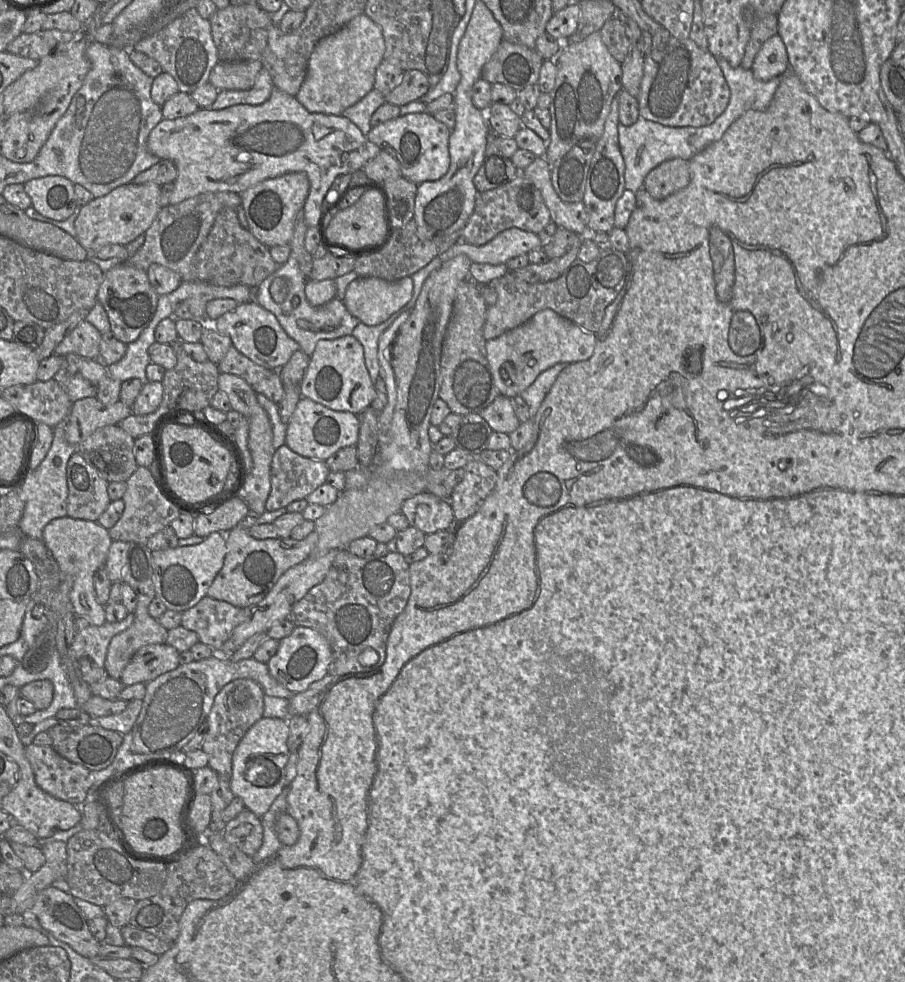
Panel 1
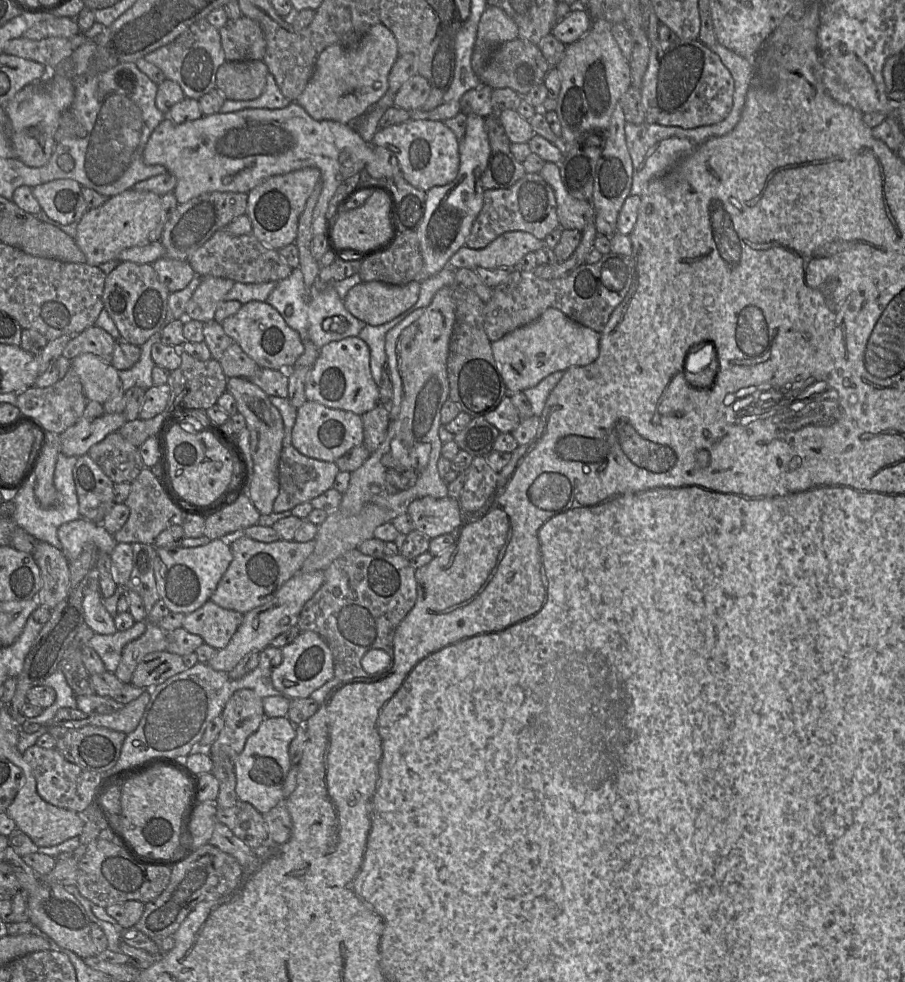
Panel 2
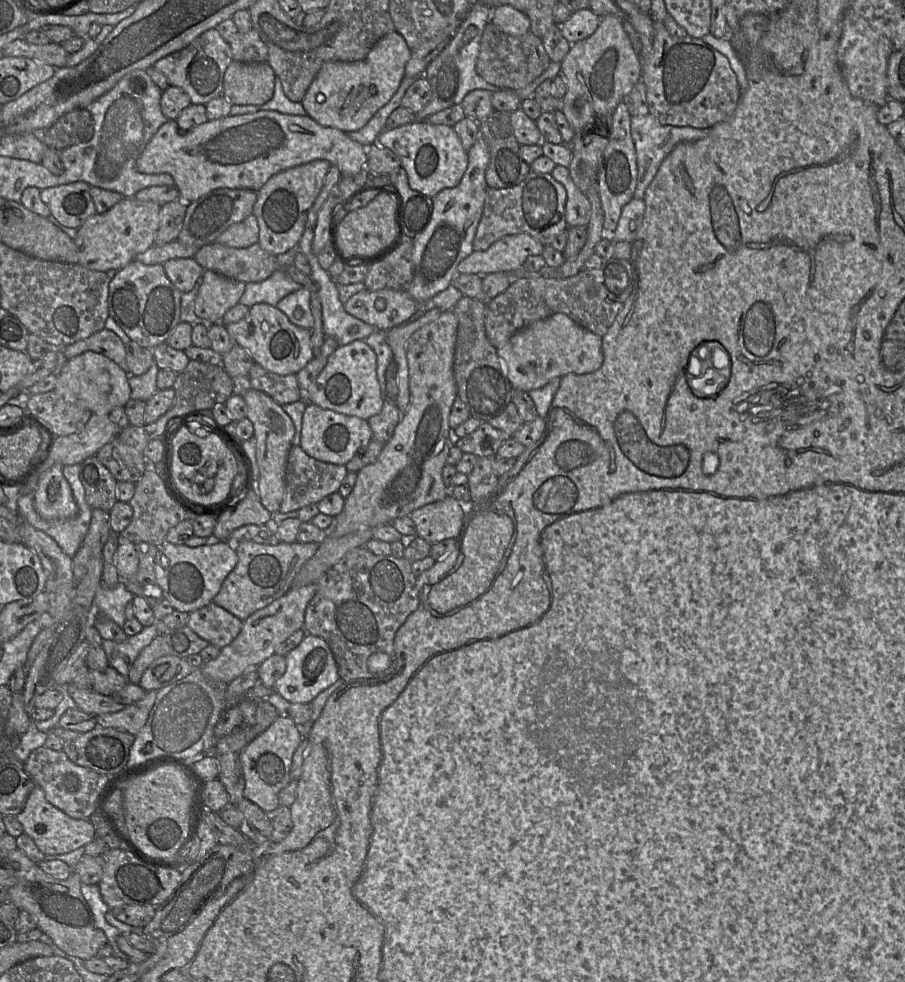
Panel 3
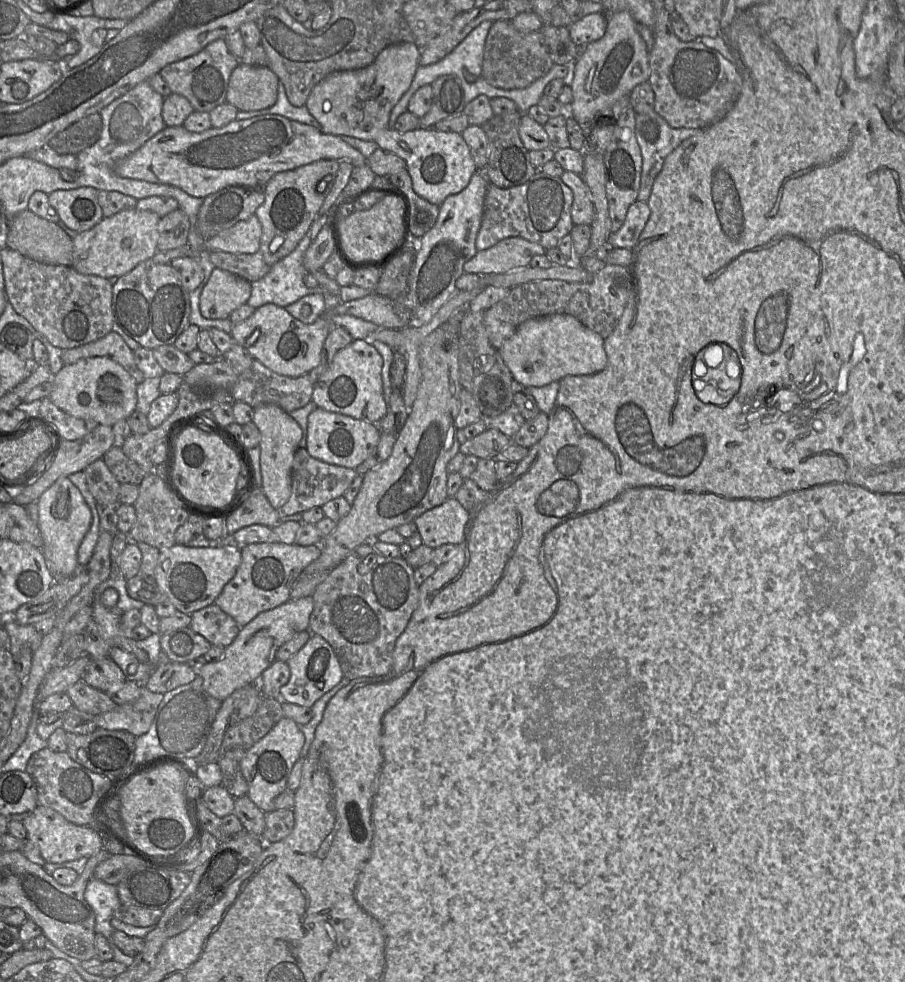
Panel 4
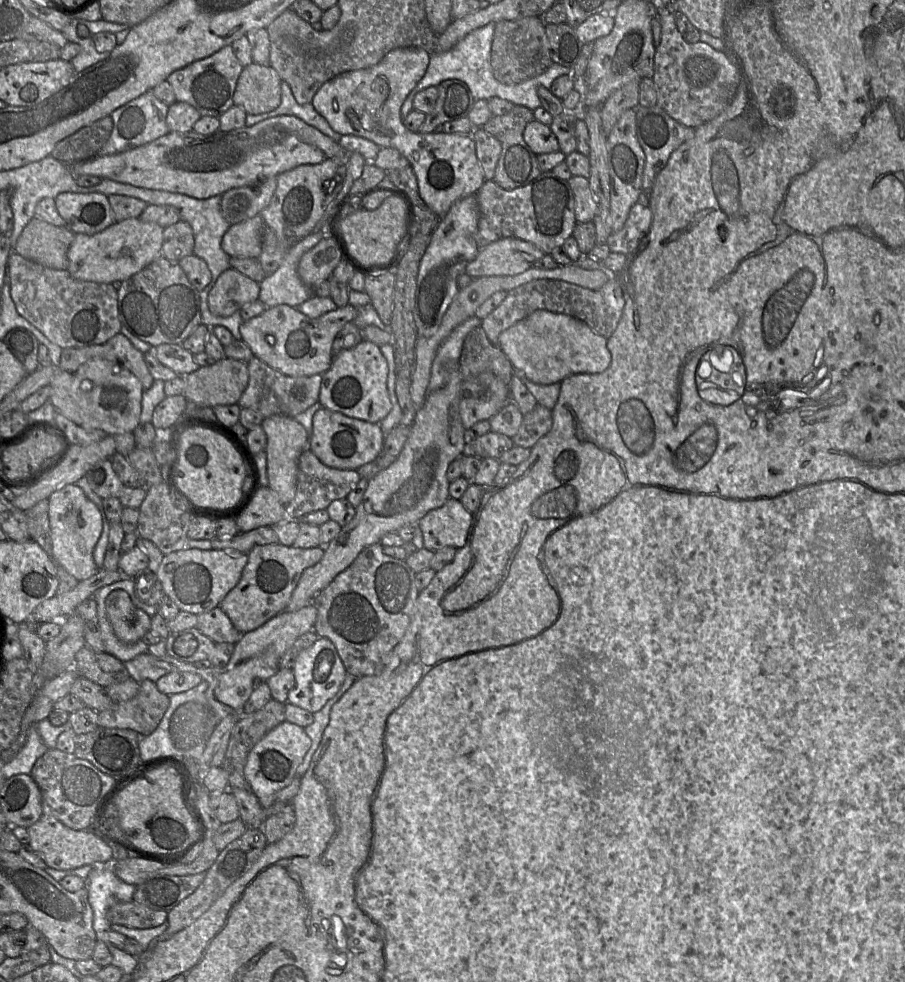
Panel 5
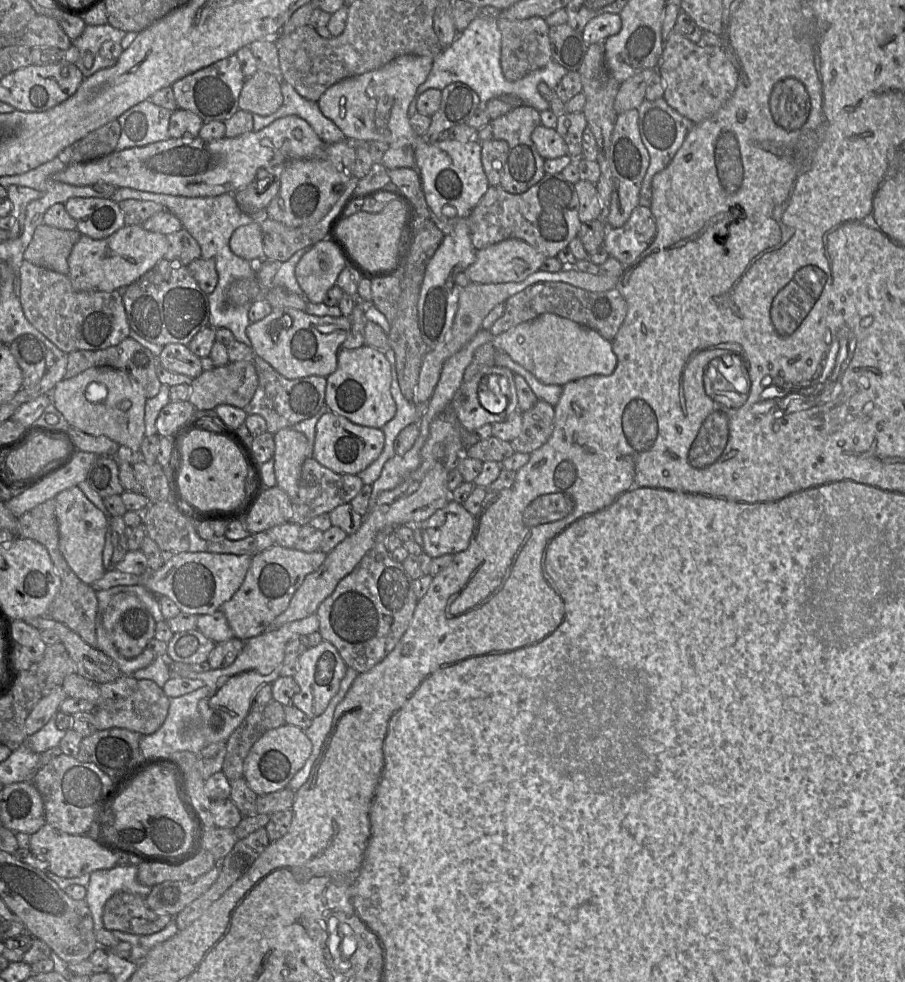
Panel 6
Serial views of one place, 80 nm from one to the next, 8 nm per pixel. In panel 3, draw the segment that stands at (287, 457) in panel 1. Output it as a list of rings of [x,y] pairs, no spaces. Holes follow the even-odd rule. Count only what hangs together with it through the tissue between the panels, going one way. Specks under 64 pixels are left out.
[[[292,445],[286,466],[286,490],[279,512],[298,511],[310,504],[317,504],[326,496],[338,492],[347,473],[345,465],[319,461],[309,456],[300,446]]]

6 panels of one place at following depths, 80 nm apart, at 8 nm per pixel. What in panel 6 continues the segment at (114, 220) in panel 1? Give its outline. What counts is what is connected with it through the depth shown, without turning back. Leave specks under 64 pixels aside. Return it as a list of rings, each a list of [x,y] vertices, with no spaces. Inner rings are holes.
[[[125,225],[115,233],[104,239],[92,239],[86,235],[81,235],[74,245],[69,257],[68,277],[72,286],[78,291],[114,291],[122,290],[129,284],[153,268],[167,251],[167,237],[158,232],[148,231],[141,225]]]

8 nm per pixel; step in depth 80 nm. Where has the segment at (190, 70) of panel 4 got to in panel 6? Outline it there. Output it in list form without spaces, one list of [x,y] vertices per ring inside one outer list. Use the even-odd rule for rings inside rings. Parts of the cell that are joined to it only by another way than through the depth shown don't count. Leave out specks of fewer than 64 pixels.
[[[233,54],[177,80],[171,87],[178,108],[197,114],[204,122],[225,122],[240,109],[238,100],[244,81],[238,58]]]

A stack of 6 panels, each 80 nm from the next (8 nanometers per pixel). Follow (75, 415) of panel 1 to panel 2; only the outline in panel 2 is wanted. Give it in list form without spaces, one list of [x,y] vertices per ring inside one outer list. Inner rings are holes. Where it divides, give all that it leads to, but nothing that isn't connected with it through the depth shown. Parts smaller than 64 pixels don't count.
[[[88,401],[82,417],[59,434],[60,452],[79,457],[126,422],[124,413],[107,413],[101,403]]]

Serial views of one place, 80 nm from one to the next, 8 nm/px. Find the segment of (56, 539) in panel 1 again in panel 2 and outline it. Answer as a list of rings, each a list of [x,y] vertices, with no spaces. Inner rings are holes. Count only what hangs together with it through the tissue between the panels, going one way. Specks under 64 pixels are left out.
[[[84,518],[62,524],[57,536],[68,561],[76,559],[86,545],[95,545],[99,552],[111,554],[117,543],[101,523]],[[96,567],[86,575],[86,586],[83,591],[82,607],[85,623],[97,634],[114,634],[117,629],[113,616],[101,602]]]

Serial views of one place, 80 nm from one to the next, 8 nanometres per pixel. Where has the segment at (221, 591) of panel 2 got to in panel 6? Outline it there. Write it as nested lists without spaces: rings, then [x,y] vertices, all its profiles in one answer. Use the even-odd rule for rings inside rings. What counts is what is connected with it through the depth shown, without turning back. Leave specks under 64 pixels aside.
[[[273,545],[254,555],[243,583],[220,607],[234,637],[246,641],[265,632],[275,618],[287,609],[305,577],[322,565],[326,555],[321,550],[303,552],[296,548],[285,548],[279,545]]]

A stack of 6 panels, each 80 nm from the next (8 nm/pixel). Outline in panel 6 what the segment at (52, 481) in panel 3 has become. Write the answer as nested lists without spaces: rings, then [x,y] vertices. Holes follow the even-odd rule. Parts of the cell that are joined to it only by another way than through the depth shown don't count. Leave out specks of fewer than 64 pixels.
[[[77,486],[58,493],[55,501],[60,552],[77,577],[87,585],[92,585],[106,572],[102,560],[106,535],[105,516]]]

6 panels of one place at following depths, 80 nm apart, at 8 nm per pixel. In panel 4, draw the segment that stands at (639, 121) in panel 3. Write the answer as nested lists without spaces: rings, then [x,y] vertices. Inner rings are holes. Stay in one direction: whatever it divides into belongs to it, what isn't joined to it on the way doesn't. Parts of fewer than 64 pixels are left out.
[[[654,110],[636,113],[635,135],[642,154],[640,189],[637,199],[647,202],[665,158],[685,139],[705,128],[674,128]]]

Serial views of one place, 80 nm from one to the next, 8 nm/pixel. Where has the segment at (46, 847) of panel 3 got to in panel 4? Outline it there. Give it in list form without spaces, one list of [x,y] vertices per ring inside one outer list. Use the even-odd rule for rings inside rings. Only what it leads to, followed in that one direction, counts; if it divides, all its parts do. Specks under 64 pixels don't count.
[[[38,805],[22,824],[27,831],[27,838],[39,848],[46,863],[60,864],[88,858],[103,849],[99,834],[91,826],[73,824],[55,810],[42,805]]]

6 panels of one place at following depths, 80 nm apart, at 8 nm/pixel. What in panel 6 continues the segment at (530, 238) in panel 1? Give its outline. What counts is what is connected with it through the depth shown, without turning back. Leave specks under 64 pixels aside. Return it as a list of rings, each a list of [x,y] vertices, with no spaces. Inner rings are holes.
[[[507,239],[478,250],[476,260],[464,273],[473,283],[521,282],[532,273],[541,270],[545,256],[527,242],[520,239]]]

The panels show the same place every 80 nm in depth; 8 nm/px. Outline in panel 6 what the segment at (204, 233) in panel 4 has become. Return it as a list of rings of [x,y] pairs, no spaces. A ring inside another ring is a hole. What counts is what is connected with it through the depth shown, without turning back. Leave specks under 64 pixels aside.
[[[266,172],[265,181],[272,181],[267,191],[261,195],[257,195],[257,187],[253,188],[254,180],[246,187],[235,192],[234,198],[239,209],[248,215],[256,215],[263,213],[271,201],[276,197],[279,192],[279,182],[272,172]]]

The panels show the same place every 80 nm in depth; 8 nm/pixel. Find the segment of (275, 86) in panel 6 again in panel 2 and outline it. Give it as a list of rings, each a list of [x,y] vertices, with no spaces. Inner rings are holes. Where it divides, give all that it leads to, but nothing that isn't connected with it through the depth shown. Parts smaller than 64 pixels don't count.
[[[262,61],[225,62],[216,72],[216,88],[230,100],[252,100],[263,93],[267,65]]]

